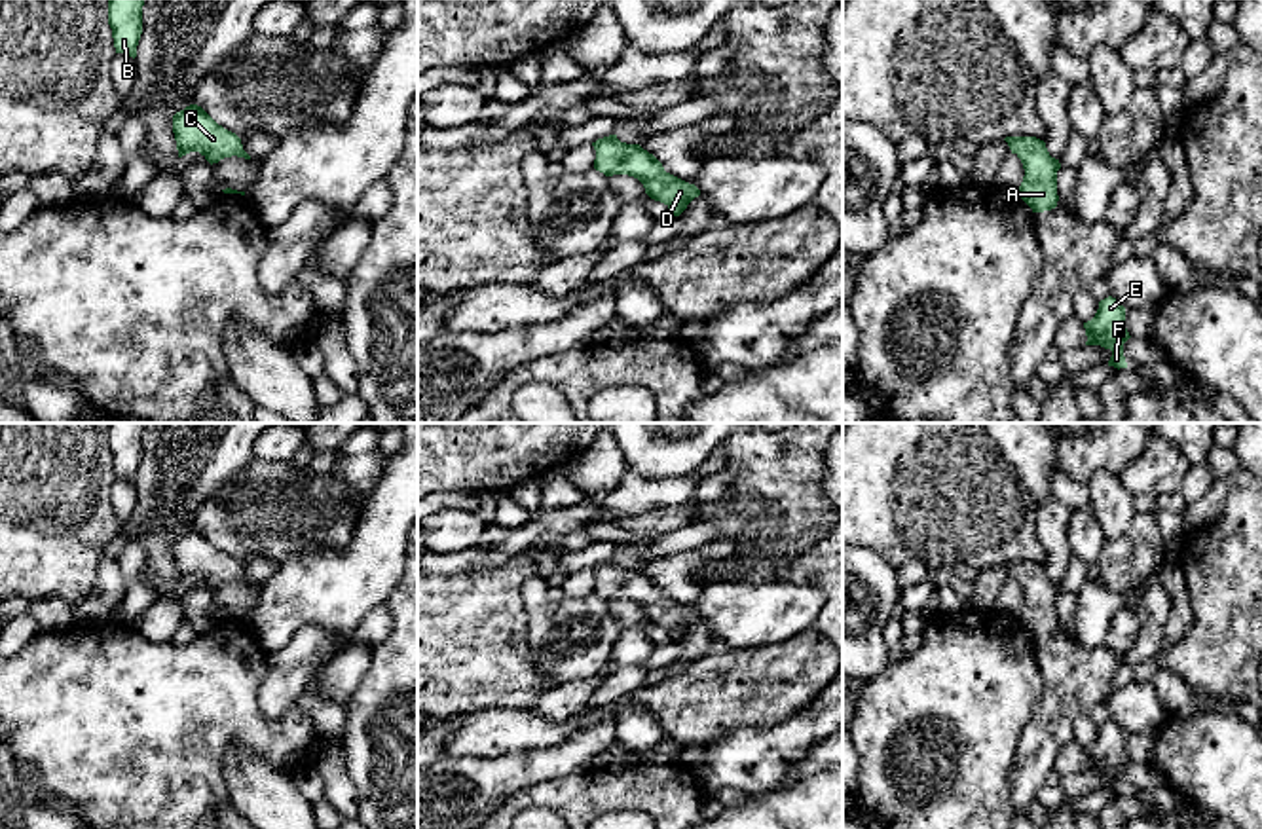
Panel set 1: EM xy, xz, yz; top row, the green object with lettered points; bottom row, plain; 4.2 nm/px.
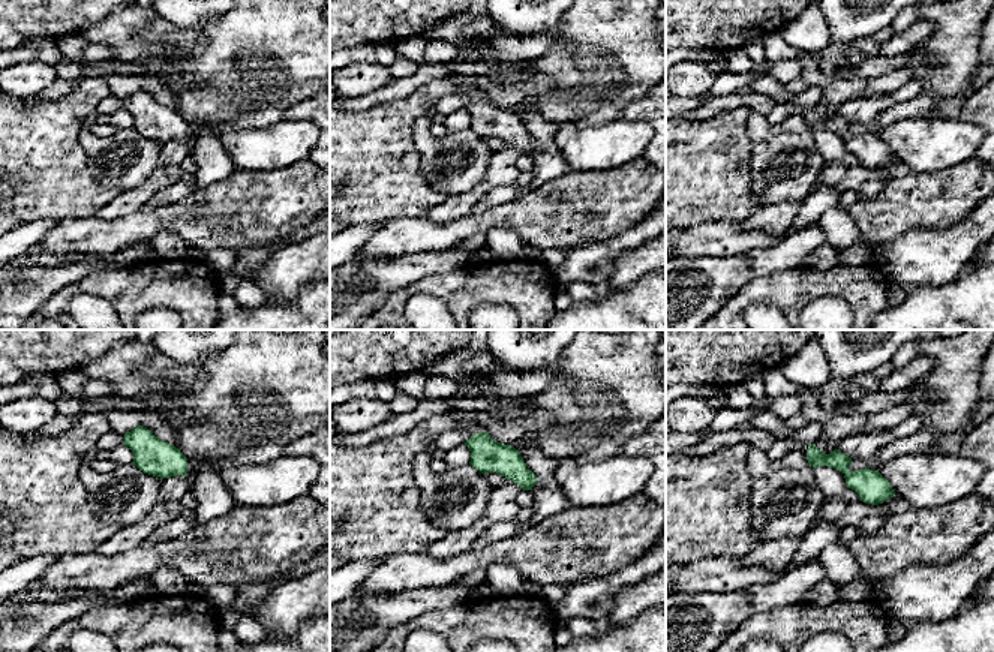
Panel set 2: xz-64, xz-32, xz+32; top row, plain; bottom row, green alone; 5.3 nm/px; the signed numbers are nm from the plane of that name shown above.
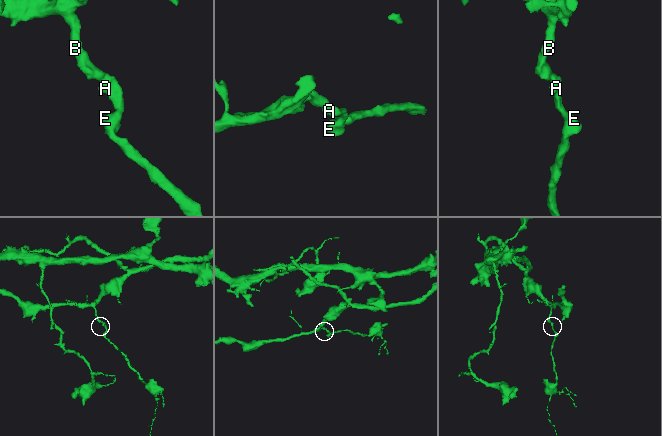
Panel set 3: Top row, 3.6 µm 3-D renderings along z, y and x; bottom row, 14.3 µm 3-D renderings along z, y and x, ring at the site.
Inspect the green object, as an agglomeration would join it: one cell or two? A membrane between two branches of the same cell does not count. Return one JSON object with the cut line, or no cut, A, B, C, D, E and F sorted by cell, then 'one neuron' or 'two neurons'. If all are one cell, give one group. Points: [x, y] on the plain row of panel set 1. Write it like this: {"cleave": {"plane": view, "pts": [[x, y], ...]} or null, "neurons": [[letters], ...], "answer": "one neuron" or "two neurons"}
{"cleave": null, "neurons": [["A", "B", "C", "D", "E", "F"]], "answer": "one neuron"}

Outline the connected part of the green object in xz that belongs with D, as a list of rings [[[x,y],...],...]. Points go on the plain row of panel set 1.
[[[609,560],[598,563],[592,571],[596,575],[596,596],[605,601],[628,599],[638,603],[645,618],[664,628],[672,636],[672,641],[679,641],[700,620],[695,609],[666,598],[662,588],[640,569],[626,569],[617,560]]]

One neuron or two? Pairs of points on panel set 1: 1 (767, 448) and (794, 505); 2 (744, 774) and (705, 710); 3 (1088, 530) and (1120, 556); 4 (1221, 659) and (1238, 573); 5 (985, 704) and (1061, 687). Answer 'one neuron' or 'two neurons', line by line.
1: one neuron
2: two neurons
3: two neurons
4: one neuron
5: two neurons

